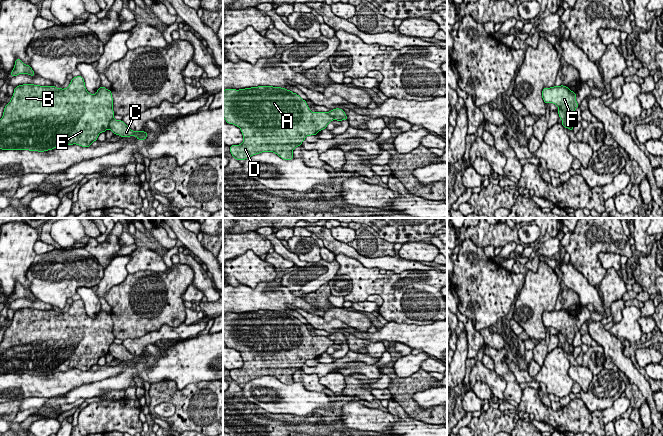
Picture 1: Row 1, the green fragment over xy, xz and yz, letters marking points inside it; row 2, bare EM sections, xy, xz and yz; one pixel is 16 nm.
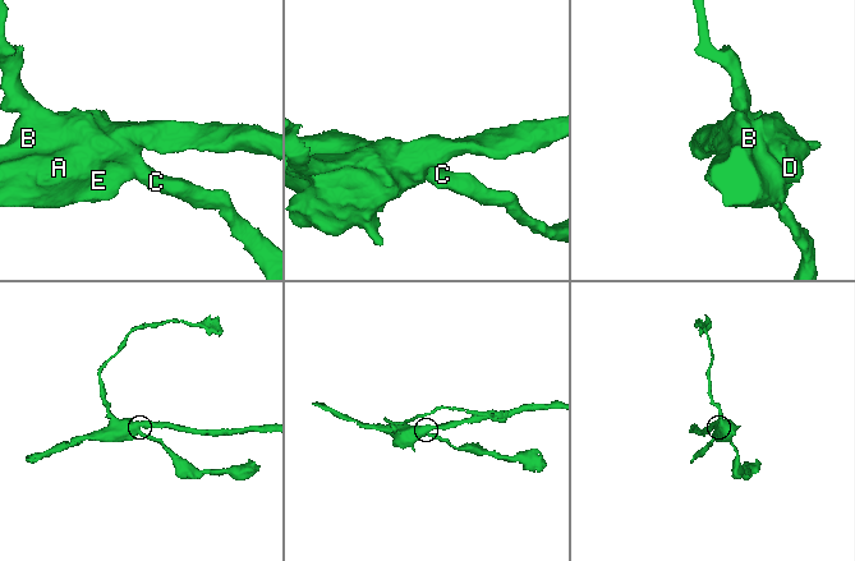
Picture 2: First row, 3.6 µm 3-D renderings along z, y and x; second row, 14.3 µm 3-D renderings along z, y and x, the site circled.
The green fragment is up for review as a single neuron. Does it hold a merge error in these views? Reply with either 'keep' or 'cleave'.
cleave

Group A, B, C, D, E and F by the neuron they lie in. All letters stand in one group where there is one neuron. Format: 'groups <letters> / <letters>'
groups A B D E F / C

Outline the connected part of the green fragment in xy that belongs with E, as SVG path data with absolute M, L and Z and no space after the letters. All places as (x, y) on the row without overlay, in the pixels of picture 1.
M82 300L73 301L67 312L23 308L16 310L10 326L5 330L0 343L0 373L1 374L29 374L44 376L68 369L89 371L96 365L98 359L109 352L114 342L113 322L111 314L101 310L95 319L89 317Z

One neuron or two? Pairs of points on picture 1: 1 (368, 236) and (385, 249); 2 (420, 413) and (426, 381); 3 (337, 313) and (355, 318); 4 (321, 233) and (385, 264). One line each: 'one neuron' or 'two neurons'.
1: one neuron
2: one neuron
3: one neuron
4: one neuron

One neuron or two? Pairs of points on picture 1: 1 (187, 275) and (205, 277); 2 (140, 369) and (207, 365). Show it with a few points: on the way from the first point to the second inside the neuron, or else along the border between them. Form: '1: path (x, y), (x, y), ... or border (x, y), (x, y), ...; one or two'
1: border (179, 262), (186, 263), (192, 269), (192, 283); two
2: path (157, 369), (177, 365), (190, 365); one

